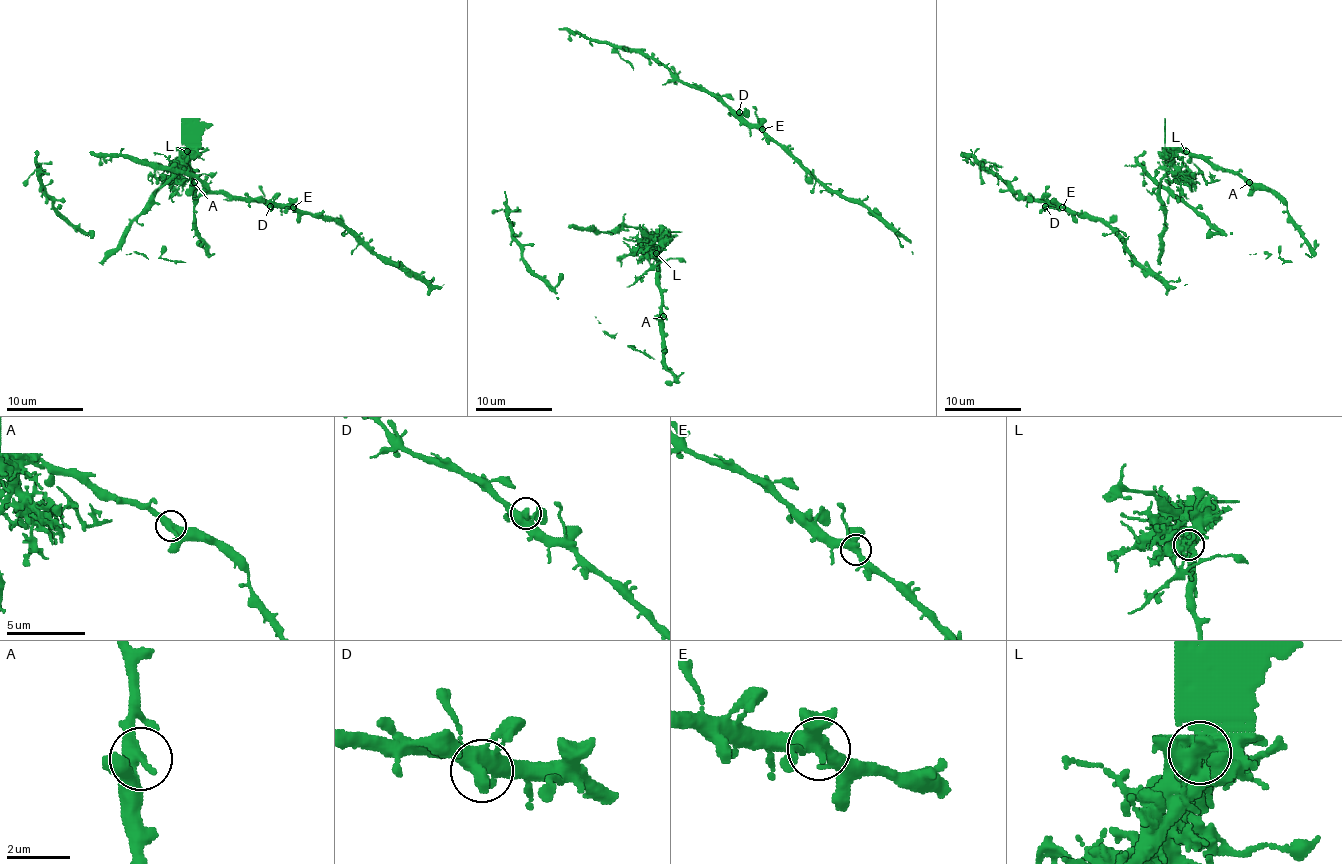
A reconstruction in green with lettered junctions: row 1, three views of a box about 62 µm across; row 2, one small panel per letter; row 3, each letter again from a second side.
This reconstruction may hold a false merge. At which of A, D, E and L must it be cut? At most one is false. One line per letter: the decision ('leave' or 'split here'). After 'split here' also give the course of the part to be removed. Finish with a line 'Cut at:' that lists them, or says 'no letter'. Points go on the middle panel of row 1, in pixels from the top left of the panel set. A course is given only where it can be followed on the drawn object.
A: leave
D: leave
E: leave
L: split here | (656, 252), (660, 245), (633, 227), (596, 231), (567, 227)
Cut at: L

